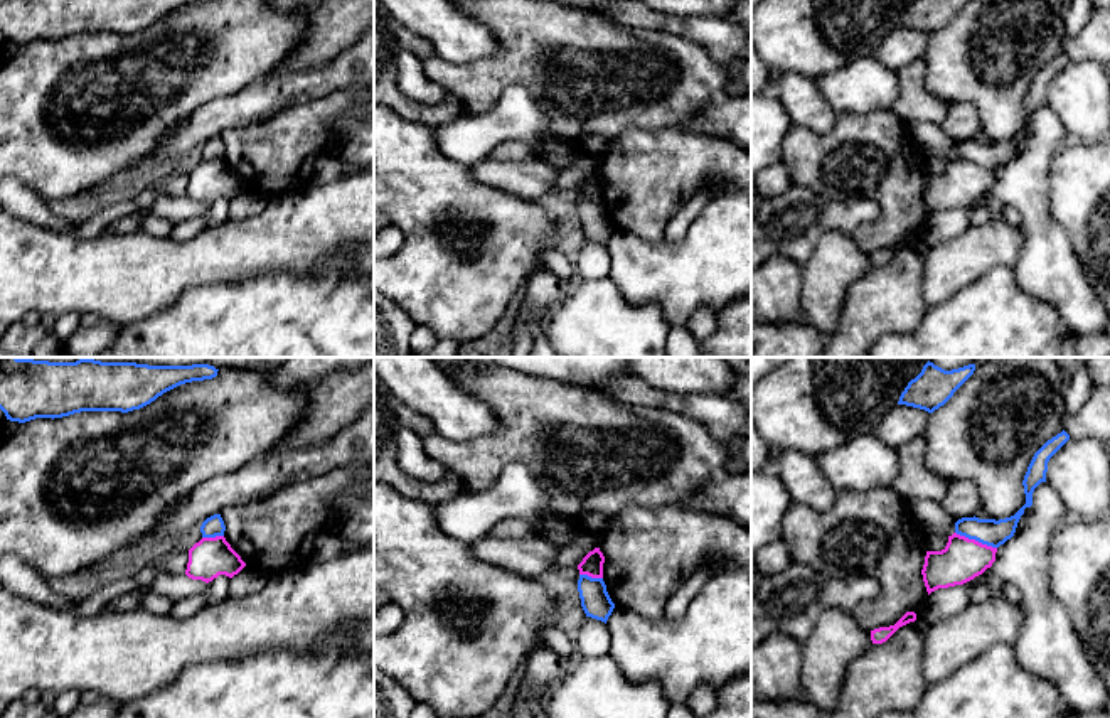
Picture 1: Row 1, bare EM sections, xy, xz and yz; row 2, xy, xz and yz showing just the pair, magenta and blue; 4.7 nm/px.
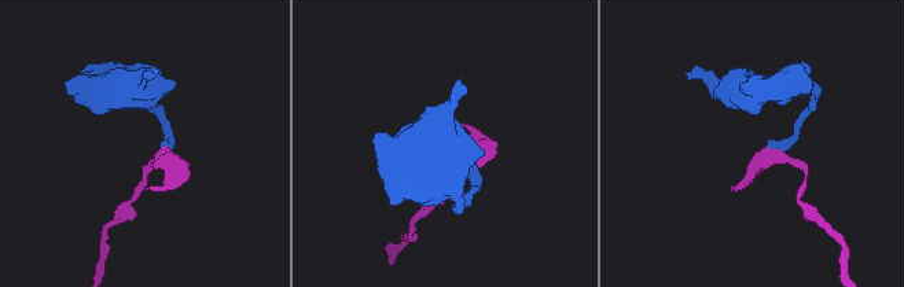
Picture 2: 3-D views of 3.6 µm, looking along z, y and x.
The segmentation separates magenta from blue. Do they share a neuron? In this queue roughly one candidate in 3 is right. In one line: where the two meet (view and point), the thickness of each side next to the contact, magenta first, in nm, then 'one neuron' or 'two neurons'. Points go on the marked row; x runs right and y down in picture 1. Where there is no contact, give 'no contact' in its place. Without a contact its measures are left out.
yz (974, 540) | 200/130 nm | two neurons

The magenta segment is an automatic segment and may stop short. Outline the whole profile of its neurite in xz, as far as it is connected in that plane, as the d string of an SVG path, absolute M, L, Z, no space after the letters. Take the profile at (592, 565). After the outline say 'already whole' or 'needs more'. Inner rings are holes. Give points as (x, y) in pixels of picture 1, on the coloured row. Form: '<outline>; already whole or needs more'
M600 548L590 551L583 561L578 565L579 575L588 575L591 578L603 578L605 556Z; already whole

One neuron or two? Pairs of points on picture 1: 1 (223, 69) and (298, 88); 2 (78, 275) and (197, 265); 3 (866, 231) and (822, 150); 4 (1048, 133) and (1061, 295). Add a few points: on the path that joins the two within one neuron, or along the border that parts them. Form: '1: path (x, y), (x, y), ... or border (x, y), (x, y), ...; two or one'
1: border (270, 73), (224, 96); two
2: path (108, 275), (142, 275), (167, 268); one
3: path (885, 213), (885, 201), (846, 166); one
4: path (1035, 174), (1035, 214), (1046, 241), (1046, 255); one

